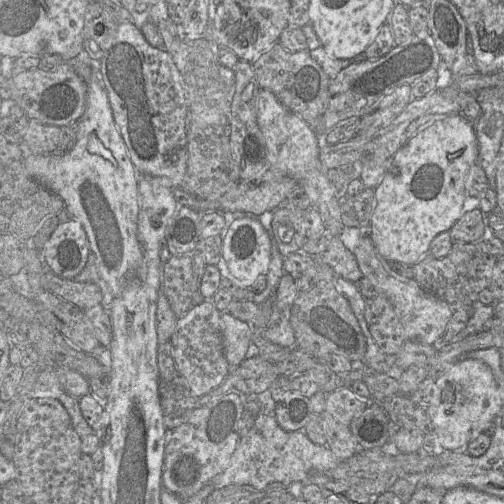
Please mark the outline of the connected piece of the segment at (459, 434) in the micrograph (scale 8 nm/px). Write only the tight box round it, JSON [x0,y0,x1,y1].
[429,358,501,451]

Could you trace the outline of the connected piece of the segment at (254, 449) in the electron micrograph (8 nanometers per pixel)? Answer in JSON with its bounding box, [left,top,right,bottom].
[210,414,341,490]

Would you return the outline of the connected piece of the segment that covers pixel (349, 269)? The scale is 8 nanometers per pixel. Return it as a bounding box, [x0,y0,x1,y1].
[313,237,364,283]

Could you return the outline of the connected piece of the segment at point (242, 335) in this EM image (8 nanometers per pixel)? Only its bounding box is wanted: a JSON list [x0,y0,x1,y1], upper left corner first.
[220,312,251,368]

